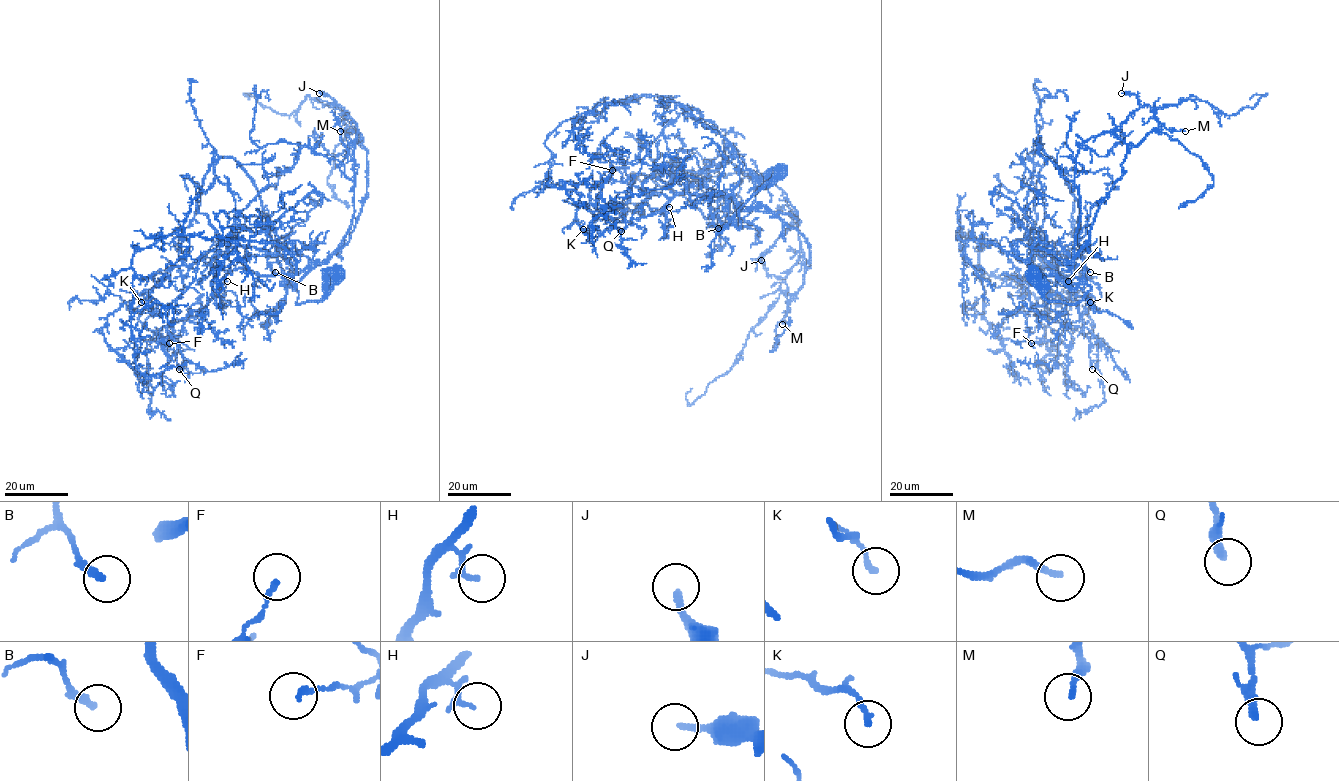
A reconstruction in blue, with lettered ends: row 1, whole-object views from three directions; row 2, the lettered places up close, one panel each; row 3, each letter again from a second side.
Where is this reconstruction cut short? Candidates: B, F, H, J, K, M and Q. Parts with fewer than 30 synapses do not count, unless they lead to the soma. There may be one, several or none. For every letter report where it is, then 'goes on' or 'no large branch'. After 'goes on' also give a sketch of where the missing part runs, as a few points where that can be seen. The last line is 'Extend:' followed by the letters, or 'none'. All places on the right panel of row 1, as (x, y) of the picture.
B: at (1090, 272); no large branch
F: at (1031, 343); no large branch
H: at (1068, 281); no large branch
J: at (1121, 93); no large branch
K: at (1090, 302); no large branch
M: at (1185, 131); goes on; missing branch runs (1185, 131), (1198, 132), (1220, 156), (1220, 164), (1206, 170), (1203, 168), (1204, 159)
Q: at (1092, 369); no large branch
Extend: M

